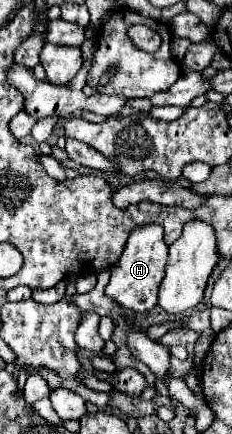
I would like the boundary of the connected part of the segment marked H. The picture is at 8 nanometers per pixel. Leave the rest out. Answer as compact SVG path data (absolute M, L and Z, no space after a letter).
M142 225L136 227L126 243L126 249L118 263L112 267L112 277L106 287L106 295L110 295L118 305L132 311L150 311L158 303L158 287L166 273L168 247L164 243L164 231L160 225Z

